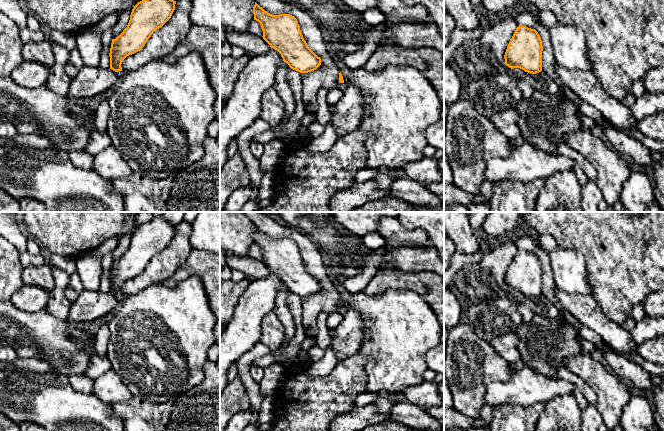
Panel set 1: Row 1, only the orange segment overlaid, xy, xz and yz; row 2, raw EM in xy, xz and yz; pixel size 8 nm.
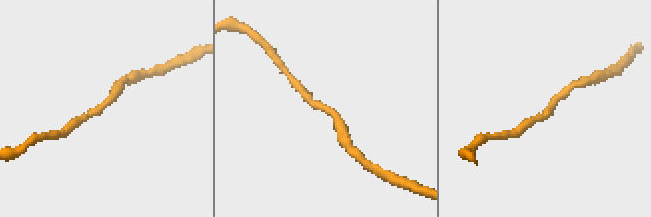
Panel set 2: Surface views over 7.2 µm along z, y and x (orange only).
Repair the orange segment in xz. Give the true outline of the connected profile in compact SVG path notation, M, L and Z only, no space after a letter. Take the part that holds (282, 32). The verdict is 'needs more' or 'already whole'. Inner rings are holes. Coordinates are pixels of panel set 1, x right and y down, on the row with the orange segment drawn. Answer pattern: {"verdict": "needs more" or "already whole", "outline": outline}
{"verdict": "already whole", "outline": "M256 2L253 14L262 27L263 39L281 54L291 69L308 73L321 65L321 58L308 47L294 16L270 14Z"}

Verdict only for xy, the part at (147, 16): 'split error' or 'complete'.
complete

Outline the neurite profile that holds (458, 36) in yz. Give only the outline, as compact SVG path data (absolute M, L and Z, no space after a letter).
M456 28L451 33L451 39L449 43L444 47L444 65L450 63L454 51L464 42L477 38L482 34L483 30L477 28L474 30L464 30L462 28Z

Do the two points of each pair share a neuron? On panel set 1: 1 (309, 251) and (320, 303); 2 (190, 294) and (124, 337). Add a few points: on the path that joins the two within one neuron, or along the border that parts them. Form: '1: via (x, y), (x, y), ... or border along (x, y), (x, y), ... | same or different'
1: via (314, 264), (326, 281), (328, 290) | same
2: via (174, 310), (145, 337), (140, 337) | same

